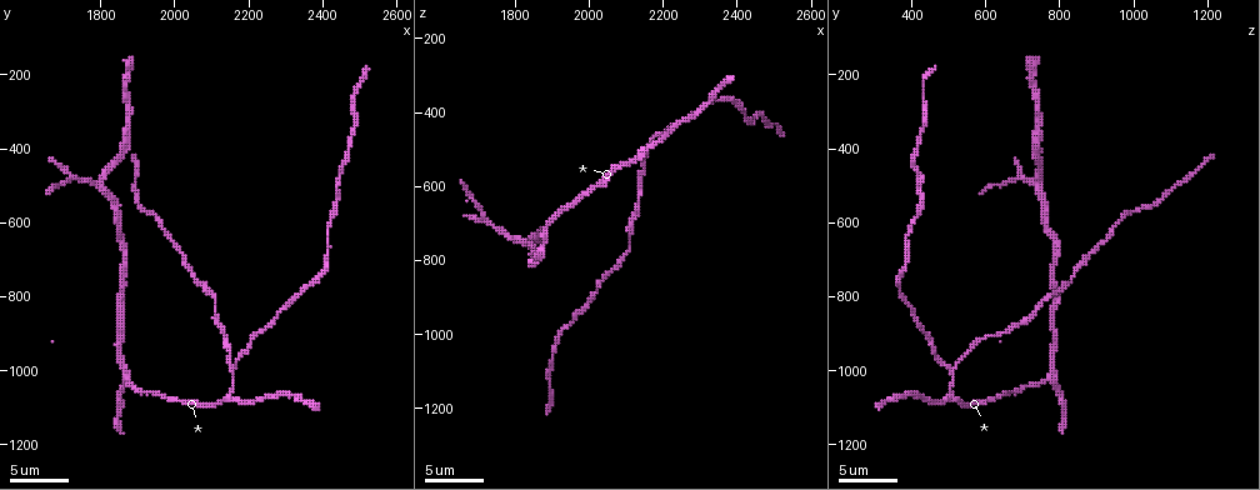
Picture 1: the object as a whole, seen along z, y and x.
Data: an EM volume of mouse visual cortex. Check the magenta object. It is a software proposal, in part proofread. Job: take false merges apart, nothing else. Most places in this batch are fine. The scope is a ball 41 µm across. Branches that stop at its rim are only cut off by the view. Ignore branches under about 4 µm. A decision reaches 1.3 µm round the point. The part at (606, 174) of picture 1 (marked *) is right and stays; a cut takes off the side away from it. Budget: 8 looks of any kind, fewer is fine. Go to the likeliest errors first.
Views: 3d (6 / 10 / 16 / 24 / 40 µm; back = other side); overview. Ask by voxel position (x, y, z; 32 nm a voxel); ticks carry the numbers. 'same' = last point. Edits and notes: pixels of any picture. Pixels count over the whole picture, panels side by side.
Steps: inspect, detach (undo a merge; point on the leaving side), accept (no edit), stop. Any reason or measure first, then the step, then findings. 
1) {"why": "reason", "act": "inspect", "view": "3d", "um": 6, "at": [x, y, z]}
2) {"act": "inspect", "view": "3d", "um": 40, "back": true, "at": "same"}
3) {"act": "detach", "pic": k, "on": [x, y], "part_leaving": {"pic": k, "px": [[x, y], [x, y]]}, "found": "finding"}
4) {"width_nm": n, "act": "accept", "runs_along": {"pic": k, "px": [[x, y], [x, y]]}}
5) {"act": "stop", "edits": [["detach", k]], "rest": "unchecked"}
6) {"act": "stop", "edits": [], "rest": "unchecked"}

{"why": "three arms meet", "act": "inspect", "view": "3d", "um": 16, "at": [1790, 500, 740]}

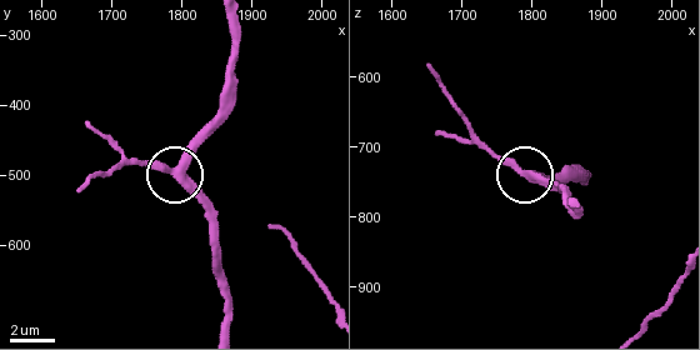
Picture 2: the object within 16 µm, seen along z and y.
{"side_arm_um": 7, "arms": 3, "act": "accept", "found": "all the same cell"}

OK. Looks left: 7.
{"why": "three arms meet", "act": "inspect", "view": "3d", "um": 10, "at": [2150, 1070, 510]}

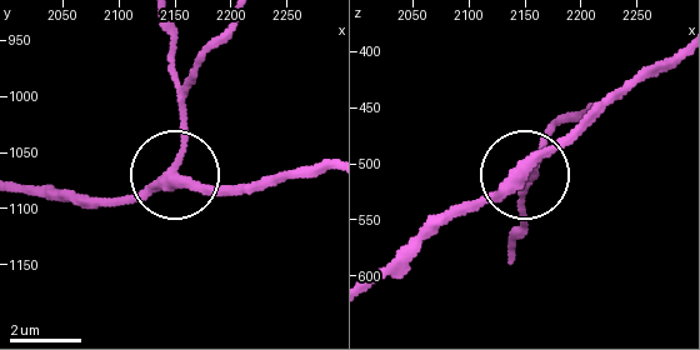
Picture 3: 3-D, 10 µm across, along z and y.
{"act": "accept", "runs_along": {"pic": 3, "px": [[61, 196], [139, 196], [175, 176], [210, 188], [261, 188]]}, "found": "all the same cell"}

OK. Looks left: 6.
{"why": "sudden change in width", "act": "inspect", "view": "3d", "um": 16, "at": [2130, 900, 660]}

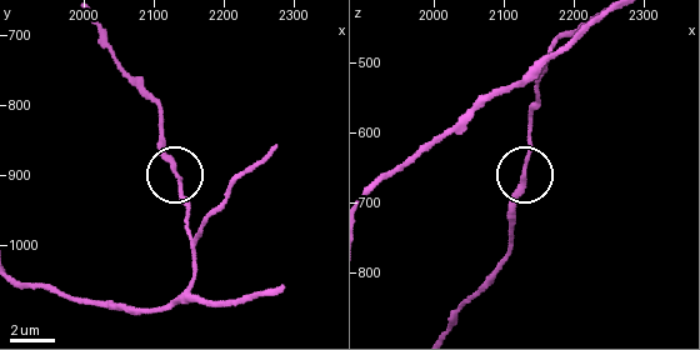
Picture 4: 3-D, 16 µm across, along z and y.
{"act": "accept", "runs_along": {"pic": 4, "px": [[118, 308], [166, 305], [194, 269], [189, 206], [160, 130]]}, "found": "continuous, no second cell"}

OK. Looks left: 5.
{"why": "calibre changes", "act": "inspect", "view": "3d", "um": 10, "at": [2070, 760, 830]}

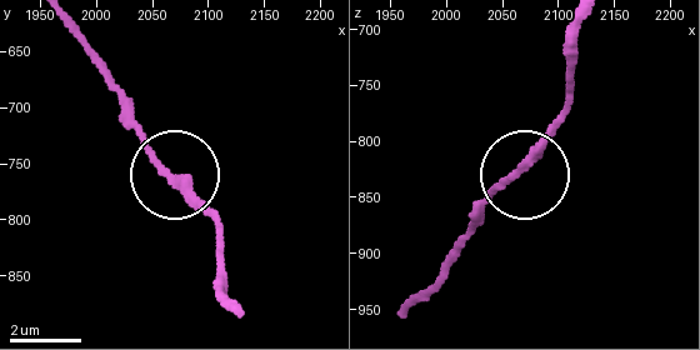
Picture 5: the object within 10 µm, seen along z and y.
{"act": "inspect", "view": "3d", "um": 10, "back": true, "at": [2066, 762, 824]}

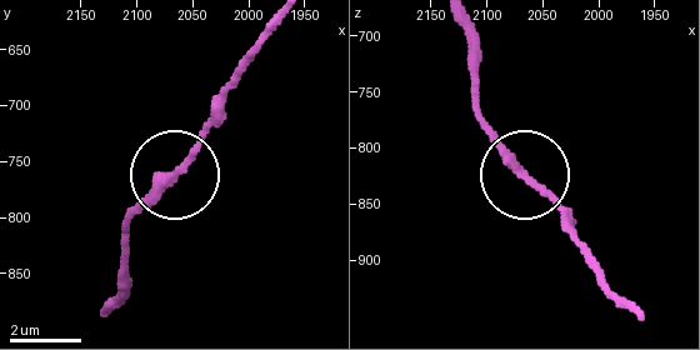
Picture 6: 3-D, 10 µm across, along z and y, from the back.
{"act": "accept", "runs_along": {"pic": 6, "px": [[104, 311], [128, 225], [221, 124]]}, "found": "one cell here"}

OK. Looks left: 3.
{"act": "stop", "edits": [], "rest": "unchecked"}

